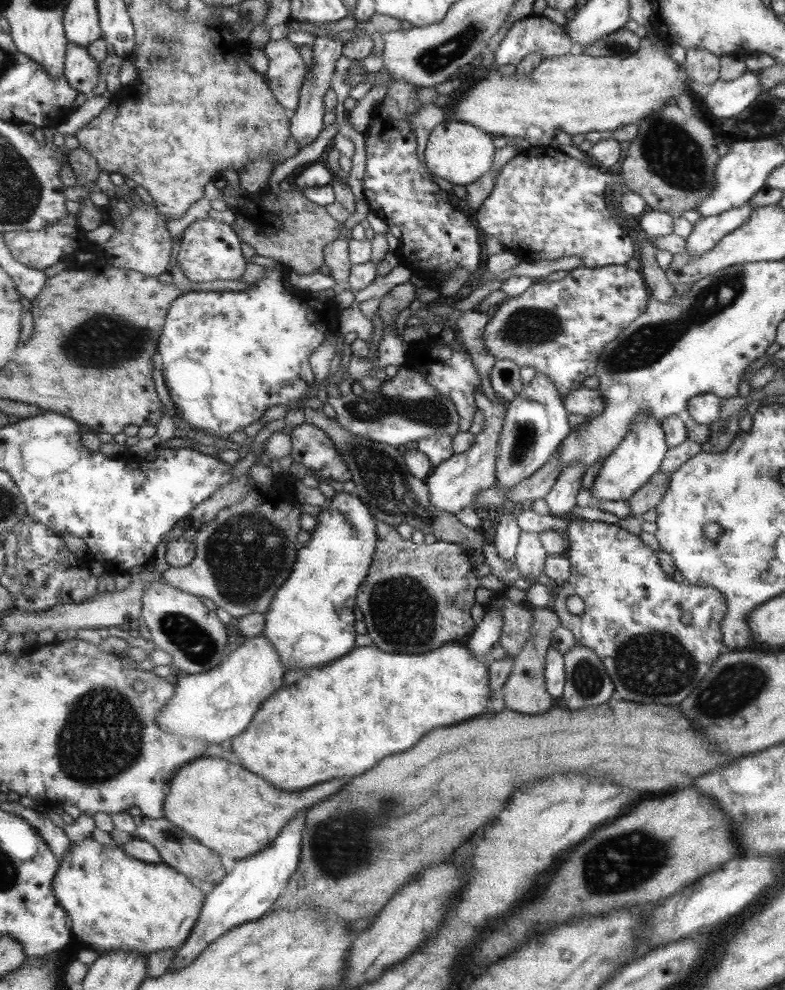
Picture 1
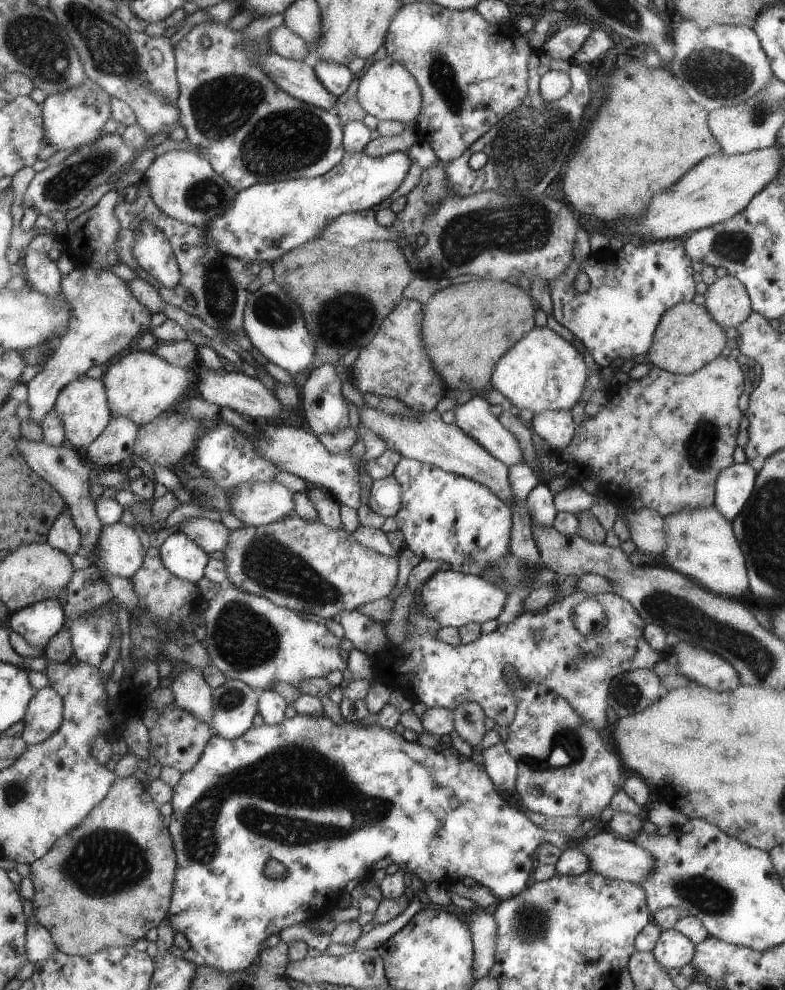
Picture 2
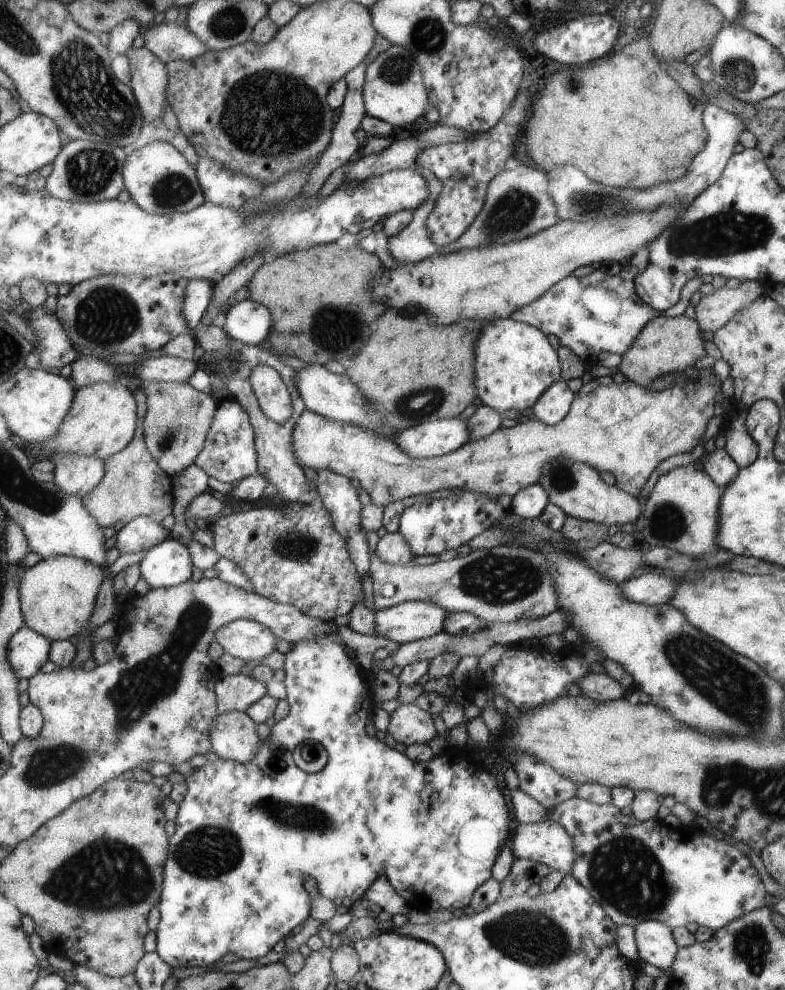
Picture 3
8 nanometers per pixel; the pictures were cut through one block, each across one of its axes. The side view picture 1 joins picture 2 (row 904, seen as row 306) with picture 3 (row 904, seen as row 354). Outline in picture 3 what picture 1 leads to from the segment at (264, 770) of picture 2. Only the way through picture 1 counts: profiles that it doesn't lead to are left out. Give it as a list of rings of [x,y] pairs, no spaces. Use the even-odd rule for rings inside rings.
[[[333,631],[332,633],[326,634],[323,637],[313,637],[313,638],[304,638],[300,641],[291,643],[290,649],[284,654],[284,664],[283,664],[283,672],[285,673],[285,677],[283,680],[283,684],[286,688],[286,701],[288,702],[288,711],[287,714],[281,719],[278,720],[271,728],[270,728],[270,737],[271,742],[277,742],[279,746],[282,747],[282,751],[280,753],[272,753],[272,746],[267,743],[260,741],[260,744],[255,751],[255,754],[245,763],[236,763],[233,761],[226,761],[225,759],[215,758],[215,760],[208,760],[202,768],[197,768],[193,774],[187,776],[185,778],[184,783],[186,786],[186,793],[184,799],[178,804],[178,809],[176,813],[176,817],[174,818],[175,830],[171,837],[169,837],[169,852],[168,858],[164,862],[164,870],[163,870],[163,884],[161,885],[160,890],[160,898],[159,904],[157,908],[160,912],[160,919],[158,920],[156,929],[154,933],[156,934],[156,953],[159,955],[159,958],[168,964],[171,968],[183,968],[186,966],[211,966],[219,963],[219,958],[225,954],[237,954],[241,957],[241,959],[254,959],[259,958],[259,956],[263,956],[267,954],[273,948],[273,945],[279,940],[284,940],[284,938],[291,932],[292,928],[295,928],[299,923],[302,923],[307,917],[309,917],[310,911],[310,900],[309,895],[313,890],[317,891],[322,897],[328,898],[329,900],[335,900],[335,898],[350,898],[353,902],[358,898],[363,897],[369,885],[379,876],[379,874],[383,874],[387,879],[387,882],[392,886],[392,889],[412,908],[417,909],[428,909],[432,910],[441,909],[449,910],[457,910],[457,908],[465,908],[465,906],[469,905],[471,902],[472,894],[475,892],[477,886],[483,885],[485,880],[488,880],[489,872],[491,872],[491,864],[493,864],[493,860],[495,860],[495,856],[497,856],[497,830],[499,830],[499,844],[503,844],[503,840],[507,838],[507,832],[509,832],[509,810],[507,810],[507,806],[505,806],[505,798],[501,796],[501,792],[497,790],[497,781],[495,781],[495,776],[491,776],[485,768],[483,768],[483,772],[481,772],[481,764],[479,761],[481,759],[475,760],[473,756],[469,756],[469,751],[465,746],[461,746],[460,748],[449,748],[440,755],[435,755],[432,759],[429,759],[425,762],[415,762],[403,753],[398,753],[394,750],[389,749],[384,746],[382,742],[382,738],[378,736],[367,736],[365,734],[365,722],[367,722],[367,716],[371,714],[371,706],[376,706],[374,702],[374,698],[371,698],[371,688],[367,688],[367,680],[363,678],[363,674],[361,674],[361,668],[359,668],[354,662],[348,657],[347,651],[345,650],[344,642],[341,640],[341,637],[337,632]]]

